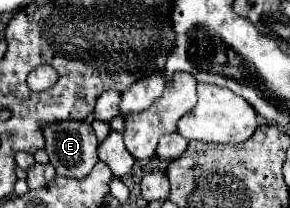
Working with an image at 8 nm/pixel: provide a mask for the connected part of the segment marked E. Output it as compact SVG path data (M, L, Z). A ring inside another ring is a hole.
M90 119L50 123L50 127L44 127L44 139L46 153L58 175L82 179L98 161L98 139Z

